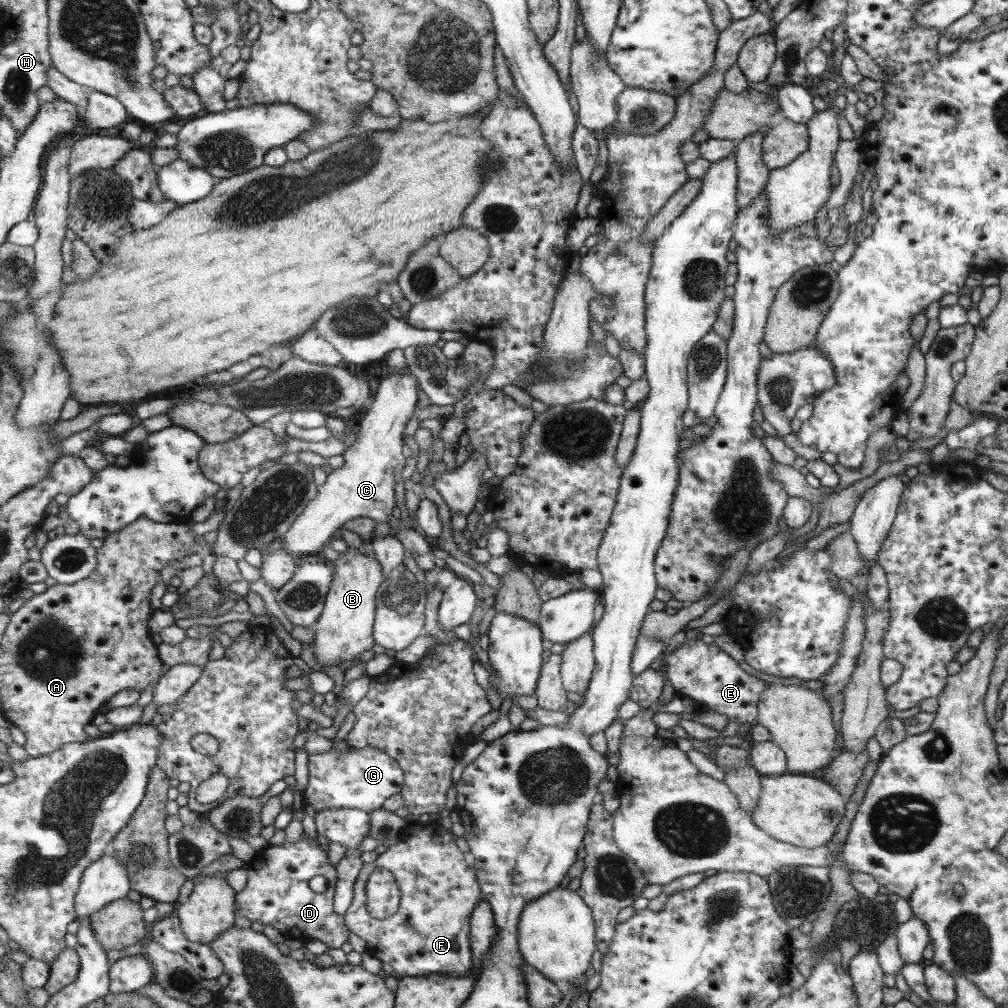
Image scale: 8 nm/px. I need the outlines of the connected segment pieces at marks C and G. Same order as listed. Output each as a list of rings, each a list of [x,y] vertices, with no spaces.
[[[393,373],[381,379],[369,409],[357,425],[357,438],[342,452],[343,464],[333,469],[325,479],[323,485],[316,487],[316,497],[308,502],[306,508],[297,517],[291,530],[284,536],[284,547],[291,556],[299,561],[300,558],[321,553],[321,545],[328,542],[335,531],[341,530],[341,525],[347,520],[365,516],[376,523],[386,522],[396,530],[395,538],[403,545],[404,550],[416,552],[414,559],[422,570],[431,570],[434,559],[429,555],[432,542],[416,528],[409,528],[403,522],[392,519],[393,485],[405,464],[401,456],[401,432],[405,428],[407,418],[415,412],[417,400],[417,386],[407,373]]]
[[[346,747],[331,748],[324,753],[317,753],[308,756],[308,780],[304,791],[305,804],[308,802],[314,810],[334,808],[358,808],[365,812],[381,808],[387,798],[400,792],[404,787],[404,774],[400,765],[388,754],[376,748],[359,748],[346,750]]]

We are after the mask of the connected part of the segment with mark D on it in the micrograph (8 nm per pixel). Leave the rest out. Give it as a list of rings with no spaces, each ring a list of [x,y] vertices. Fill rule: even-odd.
[[[303,834],[297,842],[284,840],[280,845],[270,845],[264,850],[258,851],[255,857],[247,865],[247,882],[244,889],[236,896],[236,915],[245,917],[249,921],[257,921],[261,925],[277,928],[285,938],[295,938],[303,942],[319,940],[326,948],[339,948],[347,941],[348,927],[344,924],[343,916],[339,916],[333,908],[333,888],[335,884],[335,870],[327,860],[327,854],[319,848],[319,843],[312,840],[307,834]],[[313,876],[323,876],[326,880],[324,892],[315,893],[309,889],[307,882]]]

